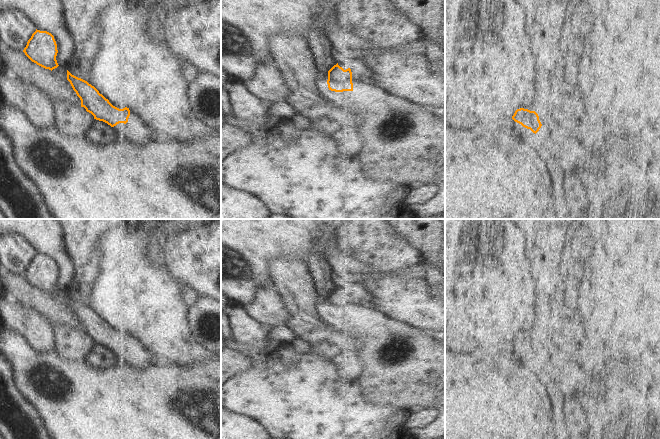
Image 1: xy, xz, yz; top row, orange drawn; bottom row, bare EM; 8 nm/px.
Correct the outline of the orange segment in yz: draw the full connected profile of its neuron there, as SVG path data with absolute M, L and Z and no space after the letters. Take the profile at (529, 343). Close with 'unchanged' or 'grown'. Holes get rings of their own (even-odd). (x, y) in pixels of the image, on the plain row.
M520 332L517 333L511 343L508 344L509 355L517 360L517 363L529 366L539 355L542 348L535 335Z; grown

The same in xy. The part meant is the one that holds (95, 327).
M68 294L67 304L80 322L81 331L91 337L94 343L113 351L117 363L126 363L141 370L150 367L156 357L140 340L127 331L119 333L113 330L94 310Z; grown

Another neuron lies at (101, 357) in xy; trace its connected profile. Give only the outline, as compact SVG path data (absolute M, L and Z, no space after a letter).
M94 343L92 350L85 357L85 361L89 365L99 369L110 368L117 364L114 352L96 343Z

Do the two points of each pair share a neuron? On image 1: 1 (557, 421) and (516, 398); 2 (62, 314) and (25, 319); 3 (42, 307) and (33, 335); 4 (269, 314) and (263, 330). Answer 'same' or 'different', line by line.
1: different
2: different
3: different
4: different

